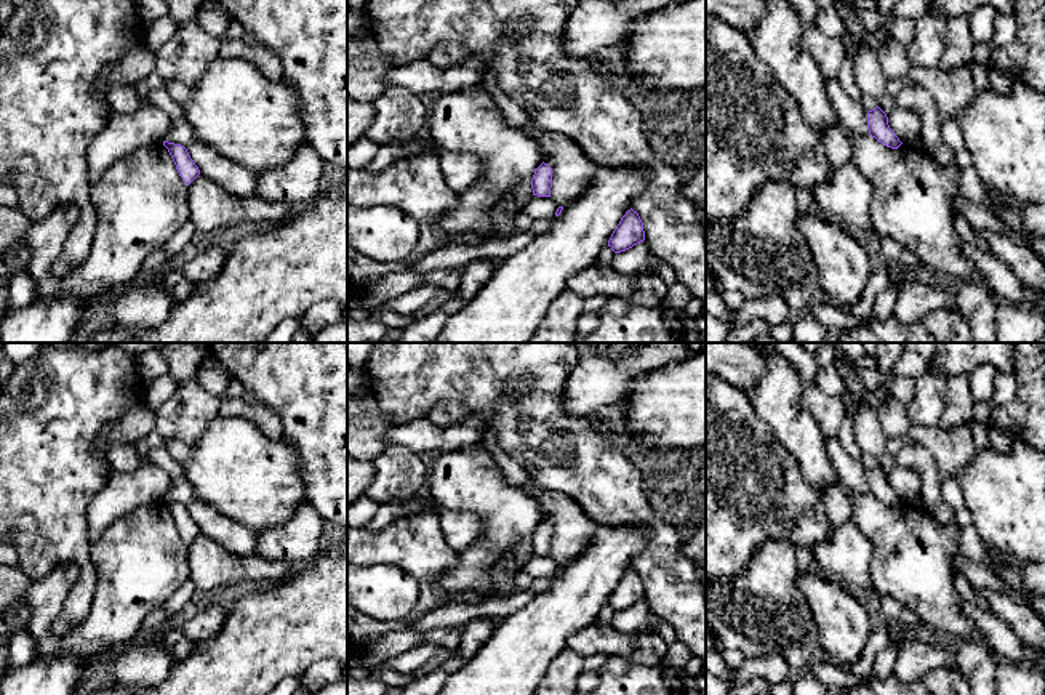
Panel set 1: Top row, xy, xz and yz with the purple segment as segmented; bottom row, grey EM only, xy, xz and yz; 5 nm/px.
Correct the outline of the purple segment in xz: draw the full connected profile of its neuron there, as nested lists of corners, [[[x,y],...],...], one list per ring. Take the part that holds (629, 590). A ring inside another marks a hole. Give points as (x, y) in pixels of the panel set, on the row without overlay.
[[[631,567],[626,570],[626,573],[621,576],[619,583],[613,589],[608,599],[608,605],[615,612],[621,612],[643,599],[645,599],[643,581],[639,572]]]

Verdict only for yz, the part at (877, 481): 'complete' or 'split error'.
complete

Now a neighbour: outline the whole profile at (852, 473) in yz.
[[[826,437],[826,452],[842,484],[861,495],[867,495],[867,471],[861,461],[843,448],[839,437]]]

